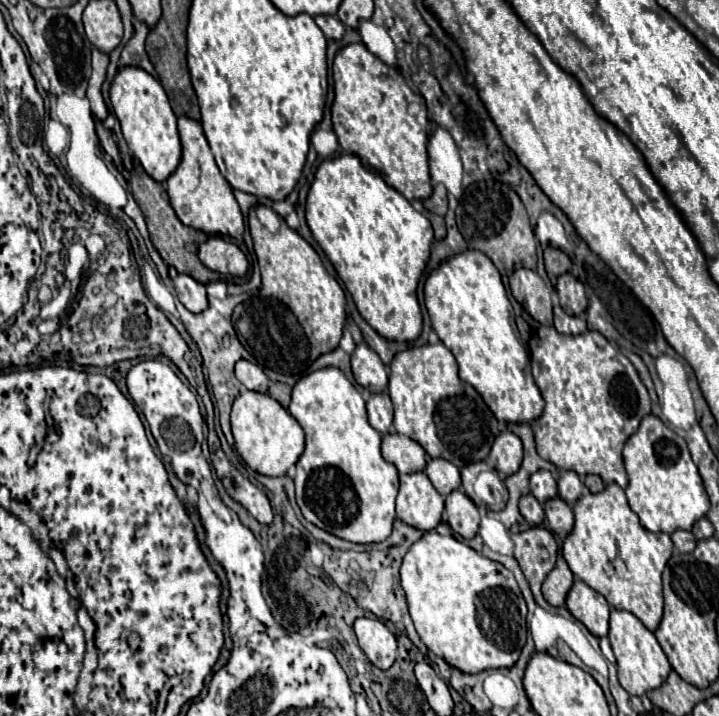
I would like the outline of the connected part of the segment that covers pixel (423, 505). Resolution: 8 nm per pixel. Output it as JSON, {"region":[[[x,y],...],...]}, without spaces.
{"region":[[[426,473],[400,475],[400,493],[396,499],[396,515],[406,525],[432,531],[442,521],[444,497],[436,493]]]}

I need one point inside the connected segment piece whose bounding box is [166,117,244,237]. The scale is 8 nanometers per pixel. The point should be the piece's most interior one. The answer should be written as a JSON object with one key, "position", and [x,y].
{"position":[201,197]}

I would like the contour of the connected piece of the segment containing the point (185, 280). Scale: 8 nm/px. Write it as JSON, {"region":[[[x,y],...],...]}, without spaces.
{"region":[[[174,275],[174,287],[176,295],[182,301],[182,305],[192,311],[192,313],[202,313],[208,309],[208,299],[206,299],[206,287],[192,279],[190,275]]]}

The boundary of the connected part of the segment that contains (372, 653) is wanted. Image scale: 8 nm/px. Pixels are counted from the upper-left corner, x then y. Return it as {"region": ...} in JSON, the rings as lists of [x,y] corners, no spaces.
{"region":[[[360,617],[354,621],[354,633],[358,637],[360,649],[366,653],[372,665],[378,669],[392,667],[396,659],[396,637],[382,621]]]}

